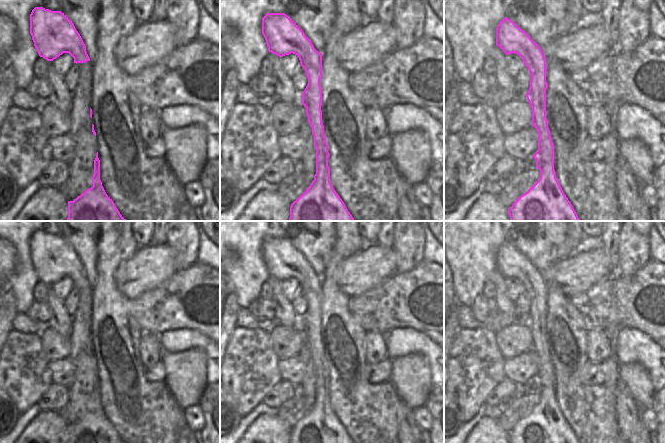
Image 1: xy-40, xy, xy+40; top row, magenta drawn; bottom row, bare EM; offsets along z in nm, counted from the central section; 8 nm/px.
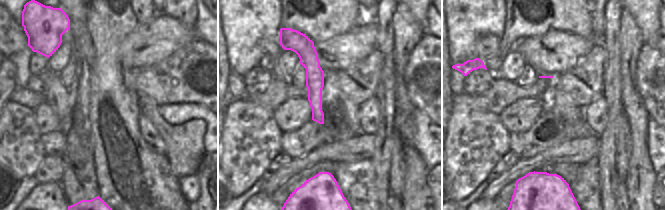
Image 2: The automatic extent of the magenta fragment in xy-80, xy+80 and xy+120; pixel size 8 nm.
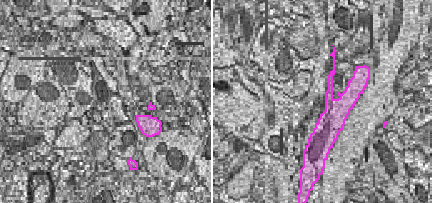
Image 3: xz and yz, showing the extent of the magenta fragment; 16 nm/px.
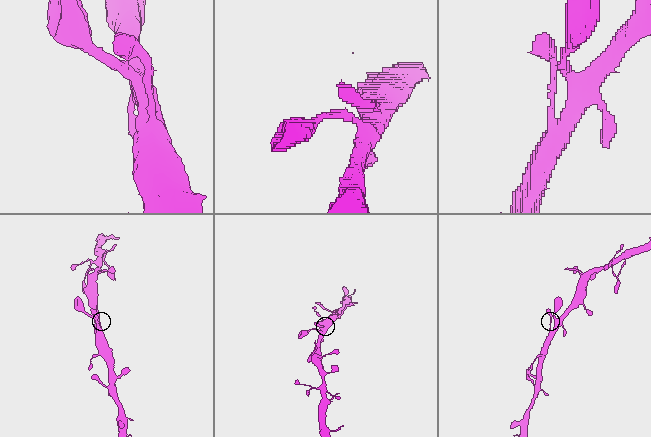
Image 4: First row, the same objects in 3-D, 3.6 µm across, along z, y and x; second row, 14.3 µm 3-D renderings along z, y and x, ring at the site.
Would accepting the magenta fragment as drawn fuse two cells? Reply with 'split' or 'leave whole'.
leave whole

